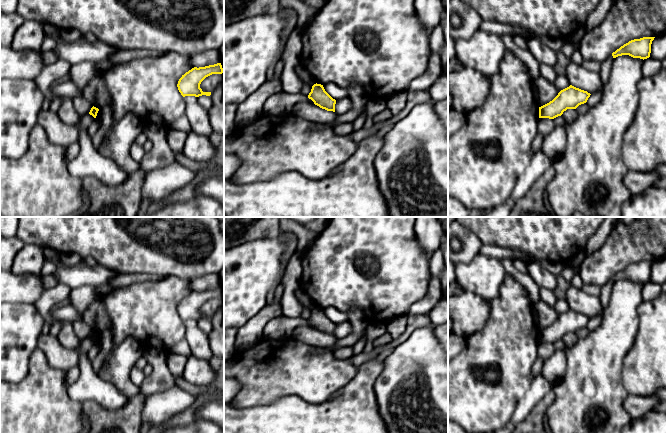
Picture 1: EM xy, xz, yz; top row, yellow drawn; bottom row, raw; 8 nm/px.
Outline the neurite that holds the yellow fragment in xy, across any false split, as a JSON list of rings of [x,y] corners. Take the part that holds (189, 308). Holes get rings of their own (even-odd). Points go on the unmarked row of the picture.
[[[221,287],[209,289],[205,291],[194,291],[186,296],[179,303],[177,311],[183,321],[195,320],[199,321],[202,319],[210,320],[211,316],[203,316],[200,312],[201,306],[212,298],[222,298],[223,292]]]

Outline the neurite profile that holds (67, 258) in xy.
[[[63,253],[59,255],[59,259],[61,262],[67,265],[75,265],[83,260],[77,253]]]

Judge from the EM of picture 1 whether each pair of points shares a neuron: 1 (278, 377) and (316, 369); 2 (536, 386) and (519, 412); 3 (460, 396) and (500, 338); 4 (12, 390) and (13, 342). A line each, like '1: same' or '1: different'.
1: same
2: same
3: same
4: different

